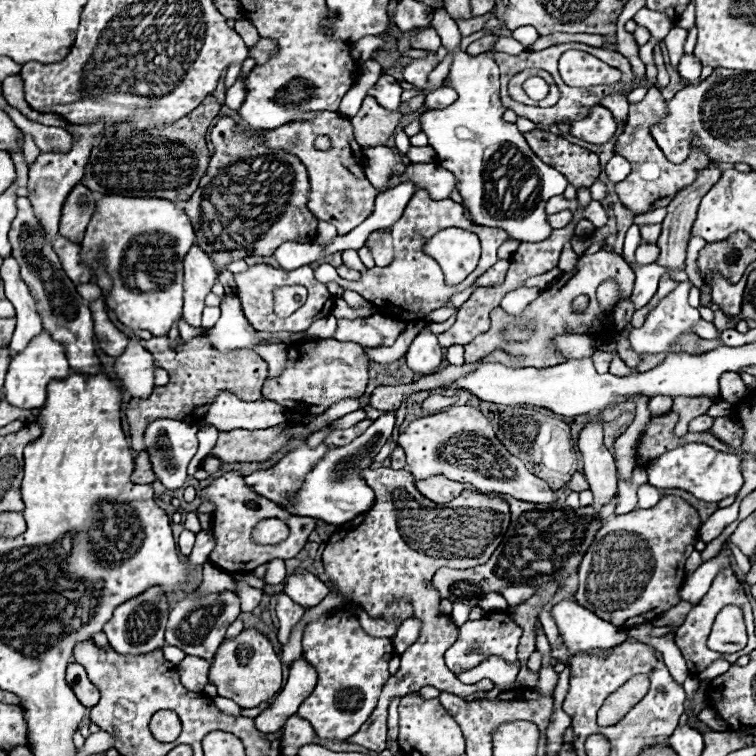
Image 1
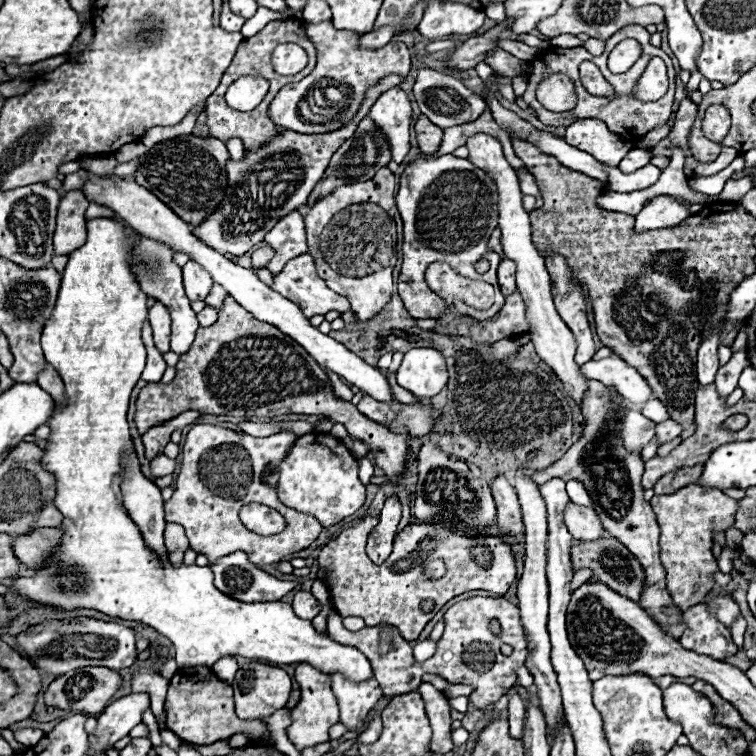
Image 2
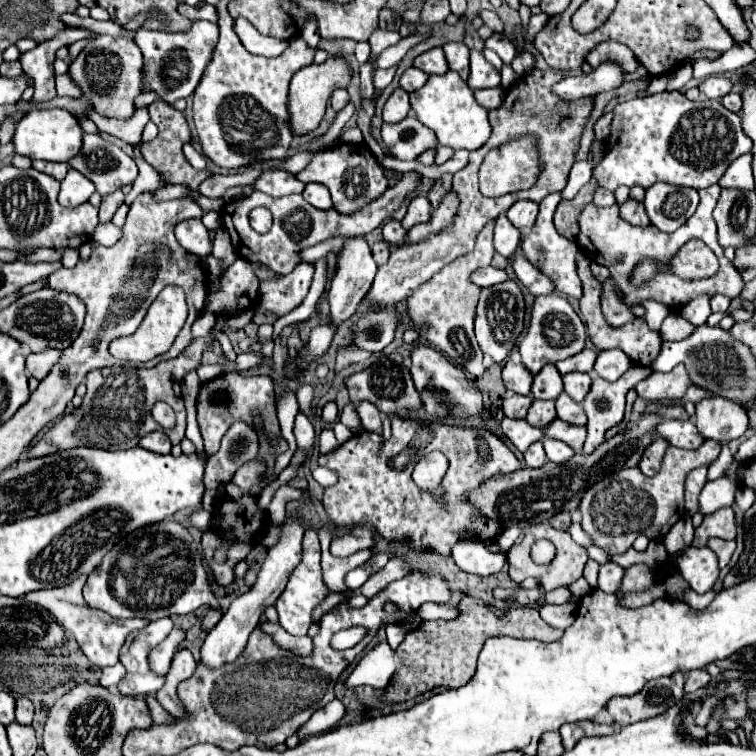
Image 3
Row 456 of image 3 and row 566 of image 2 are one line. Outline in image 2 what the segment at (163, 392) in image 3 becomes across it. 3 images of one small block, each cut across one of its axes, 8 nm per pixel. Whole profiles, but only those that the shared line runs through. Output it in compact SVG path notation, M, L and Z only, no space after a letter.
M36 528L28 534L12 534L12 550L28 568L38 568L48 552L58 546L60 528Z

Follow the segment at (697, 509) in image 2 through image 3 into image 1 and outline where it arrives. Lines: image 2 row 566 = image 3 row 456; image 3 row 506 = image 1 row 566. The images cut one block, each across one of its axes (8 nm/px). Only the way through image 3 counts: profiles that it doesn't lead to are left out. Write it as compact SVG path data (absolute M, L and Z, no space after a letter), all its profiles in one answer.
M664 496L654 508L632 510L628 514L614 516L612 520L604 522L602 528L596 532L596 538L588 548L588 554L584 554L582 564L578 568L580 586L576 592L576 602L592 610L598 618L604 618L606 622L624 628L650 622L654 620L654 616L664 614L666 610L670 610L680 602L678 590L686 578L684 564L686 558L694 552L694 542L698 540L698 526L700 526L698 512L678 496Z

